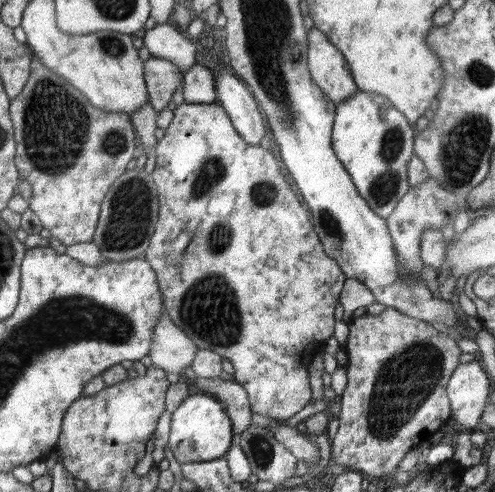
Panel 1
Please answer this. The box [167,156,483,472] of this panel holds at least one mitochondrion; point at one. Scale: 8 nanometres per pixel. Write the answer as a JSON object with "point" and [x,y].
{"point":[402,384]}

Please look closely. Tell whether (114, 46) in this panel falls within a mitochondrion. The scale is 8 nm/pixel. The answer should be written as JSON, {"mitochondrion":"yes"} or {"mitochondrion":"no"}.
{"mitochondrion":"yes"}

